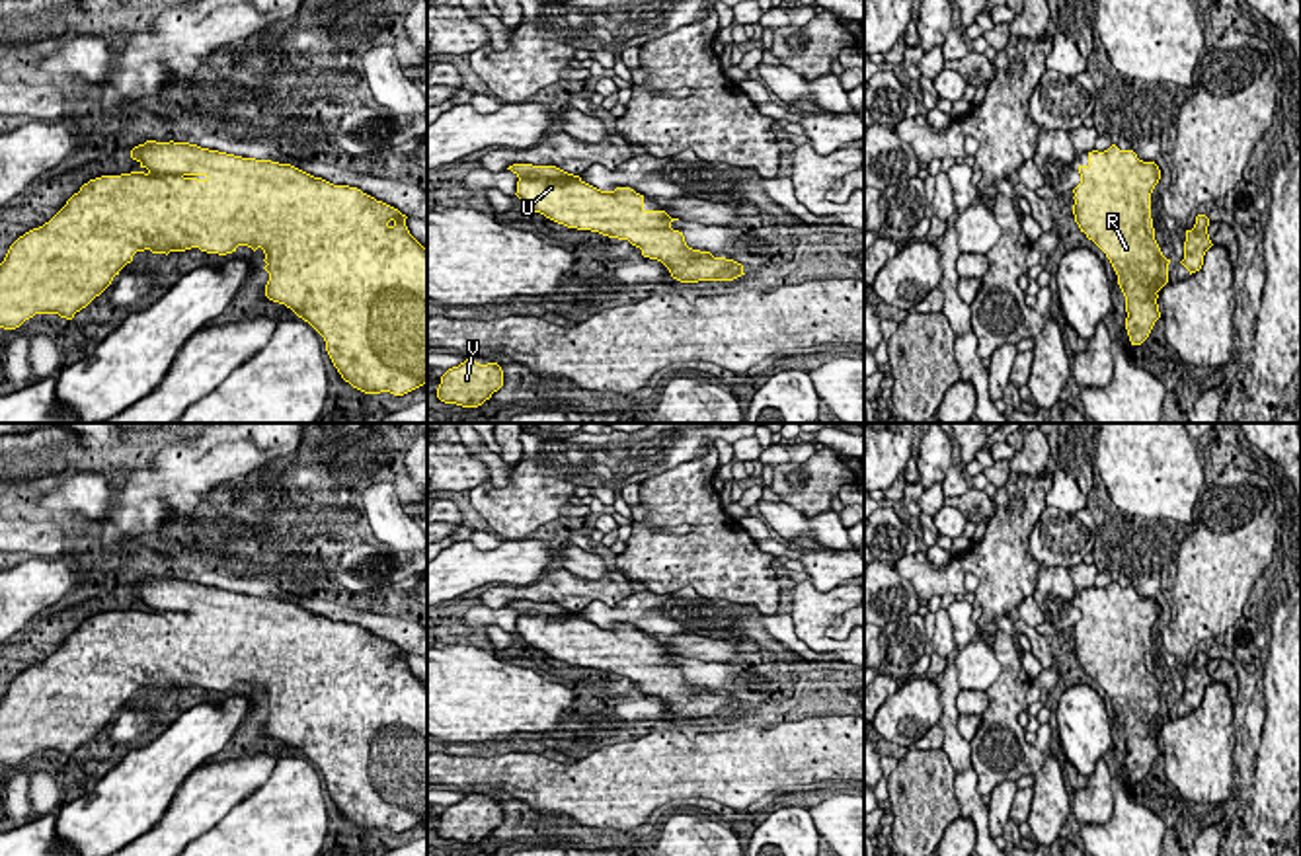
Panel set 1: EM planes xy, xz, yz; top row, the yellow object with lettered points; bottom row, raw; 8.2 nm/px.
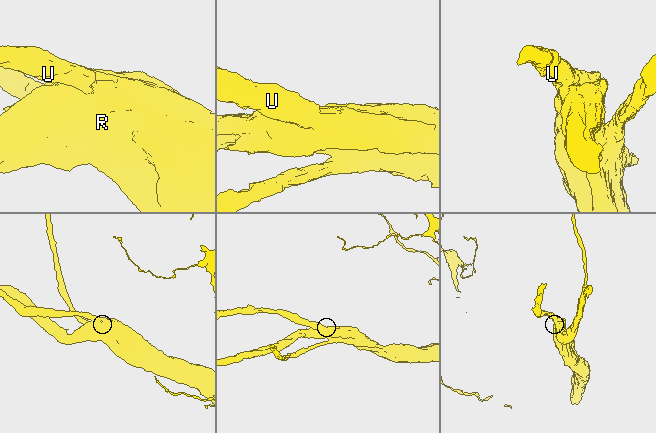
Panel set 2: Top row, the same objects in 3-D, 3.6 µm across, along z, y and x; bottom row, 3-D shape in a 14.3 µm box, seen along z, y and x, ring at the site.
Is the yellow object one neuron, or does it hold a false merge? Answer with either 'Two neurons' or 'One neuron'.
One neuron

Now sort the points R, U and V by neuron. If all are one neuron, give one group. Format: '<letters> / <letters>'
R U V

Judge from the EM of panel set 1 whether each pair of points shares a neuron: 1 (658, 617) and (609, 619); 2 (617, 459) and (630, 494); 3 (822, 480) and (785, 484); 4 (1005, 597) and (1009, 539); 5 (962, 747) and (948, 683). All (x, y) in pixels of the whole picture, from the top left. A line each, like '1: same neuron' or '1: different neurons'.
1: same neuron
2: different neurons
3: same neuron
4: same neuron
5: same neuron

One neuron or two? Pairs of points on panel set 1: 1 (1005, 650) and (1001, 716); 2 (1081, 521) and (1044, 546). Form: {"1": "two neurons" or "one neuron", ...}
{"1": "one neuron", "2": "one neuron"}

